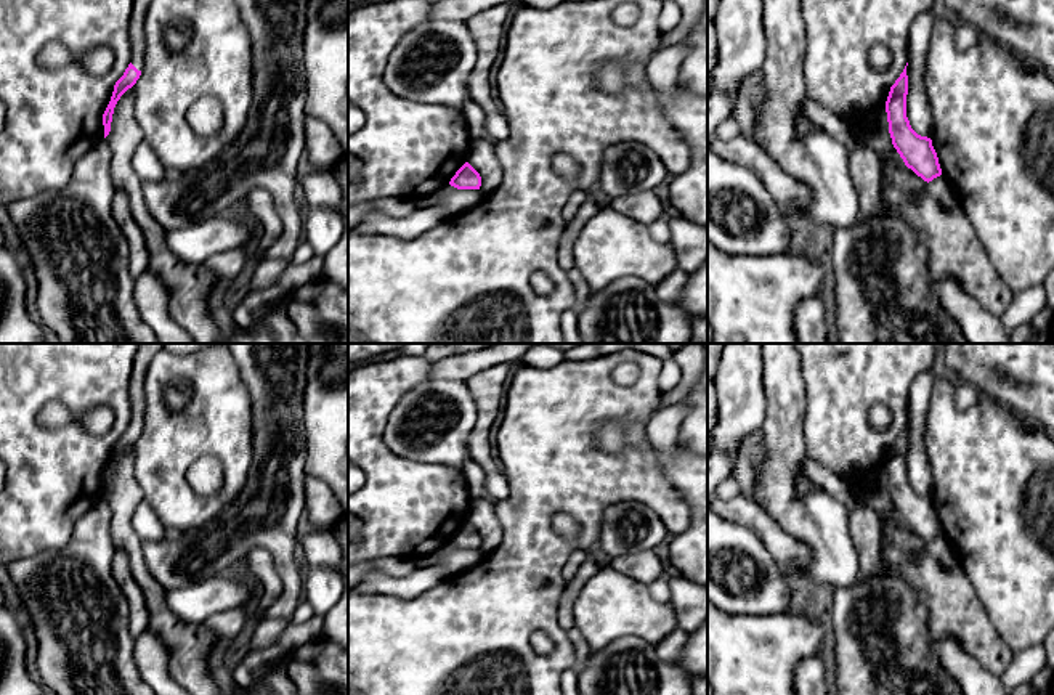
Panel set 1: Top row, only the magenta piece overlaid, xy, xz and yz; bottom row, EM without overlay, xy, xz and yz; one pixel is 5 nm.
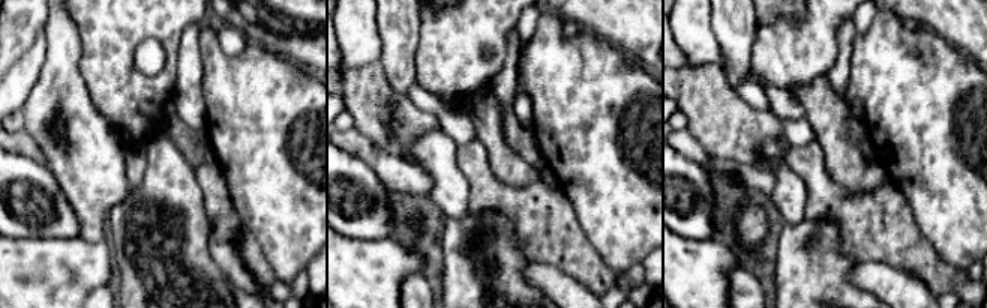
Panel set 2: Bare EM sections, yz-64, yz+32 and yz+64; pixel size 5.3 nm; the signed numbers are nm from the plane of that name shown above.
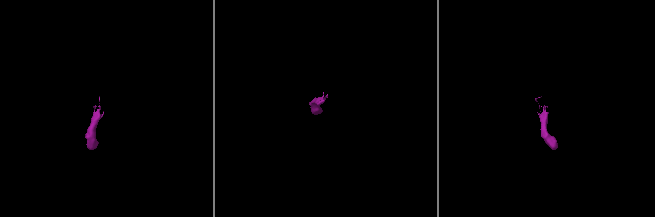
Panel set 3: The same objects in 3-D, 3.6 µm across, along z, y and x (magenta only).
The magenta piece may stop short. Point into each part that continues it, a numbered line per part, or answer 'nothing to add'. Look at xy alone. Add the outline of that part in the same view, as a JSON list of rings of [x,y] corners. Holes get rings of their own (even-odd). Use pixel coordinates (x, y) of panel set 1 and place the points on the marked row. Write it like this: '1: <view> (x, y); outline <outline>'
1: xy (140, 7); outline [[[133,0],[133,11],[128,24],[130,63],[143,71],[144,66],[144,22],[152,0]]]

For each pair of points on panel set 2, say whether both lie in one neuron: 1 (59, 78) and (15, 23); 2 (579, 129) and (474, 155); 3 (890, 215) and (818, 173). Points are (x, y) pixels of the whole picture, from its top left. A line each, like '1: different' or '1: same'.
1: different
2: different
3: same

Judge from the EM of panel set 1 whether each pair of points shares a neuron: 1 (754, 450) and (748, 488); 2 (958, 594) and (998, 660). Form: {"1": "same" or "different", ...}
{"1": "same", "2": "same"}

